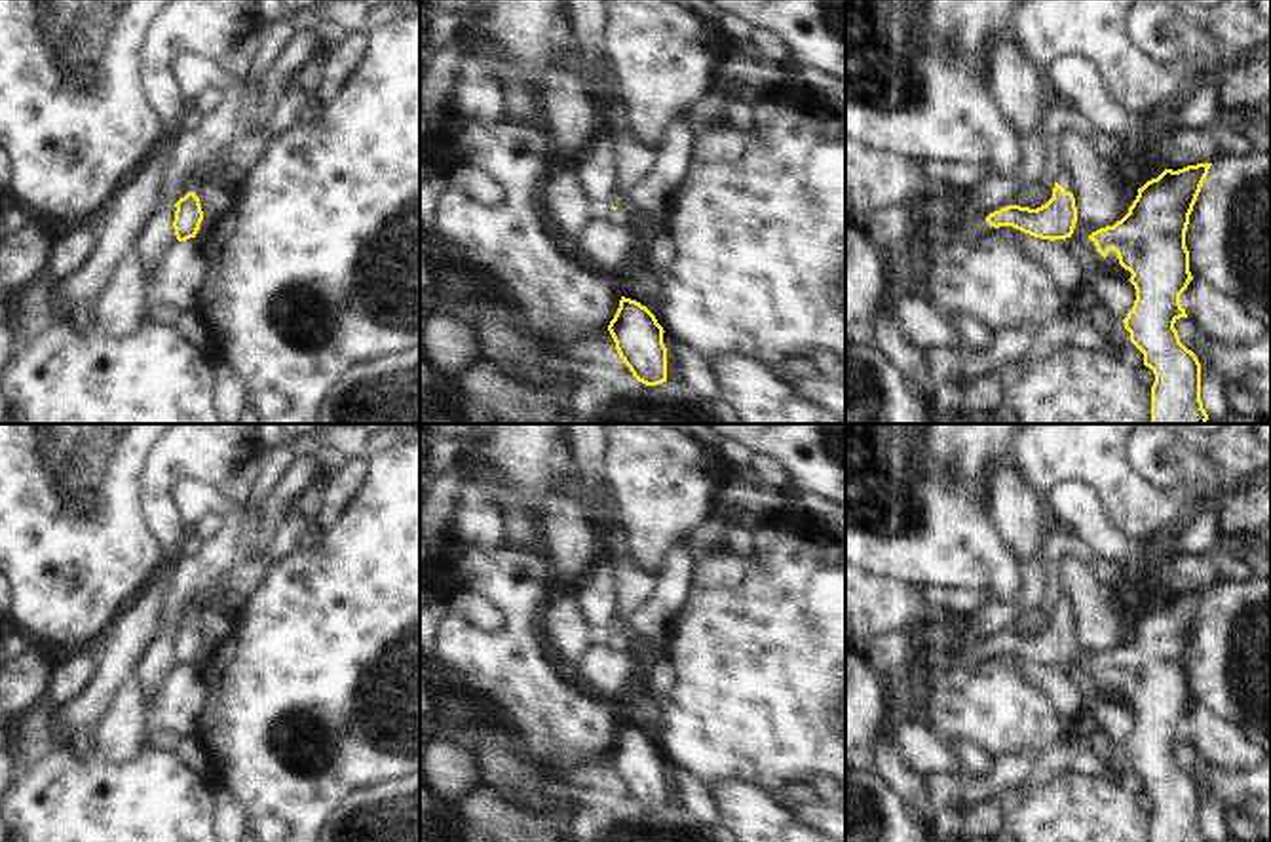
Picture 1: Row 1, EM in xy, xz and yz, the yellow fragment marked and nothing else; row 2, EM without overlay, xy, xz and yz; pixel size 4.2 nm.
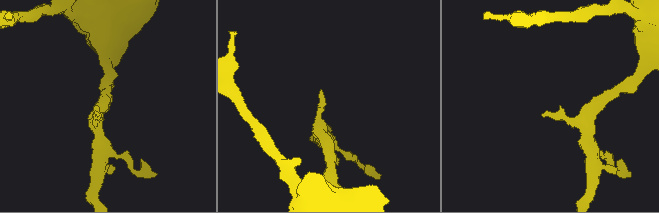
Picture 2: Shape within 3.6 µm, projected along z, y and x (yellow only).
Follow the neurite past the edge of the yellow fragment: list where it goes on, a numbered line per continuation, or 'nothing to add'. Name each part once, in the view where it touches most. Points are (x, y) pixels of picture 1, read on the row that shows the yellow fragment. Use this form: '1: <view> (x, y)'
1: yz (1062, 175)

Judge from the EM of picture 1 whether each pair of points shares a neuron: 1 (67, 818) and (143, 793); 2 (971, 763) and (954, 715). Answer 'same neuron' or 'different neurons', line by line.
1: same neuron
2: different neurons

